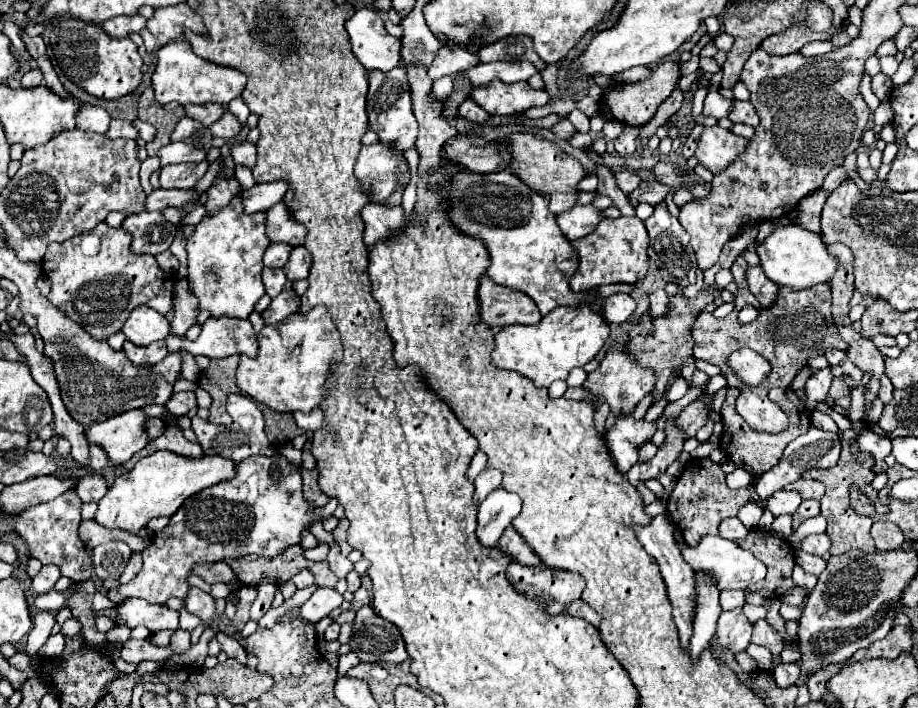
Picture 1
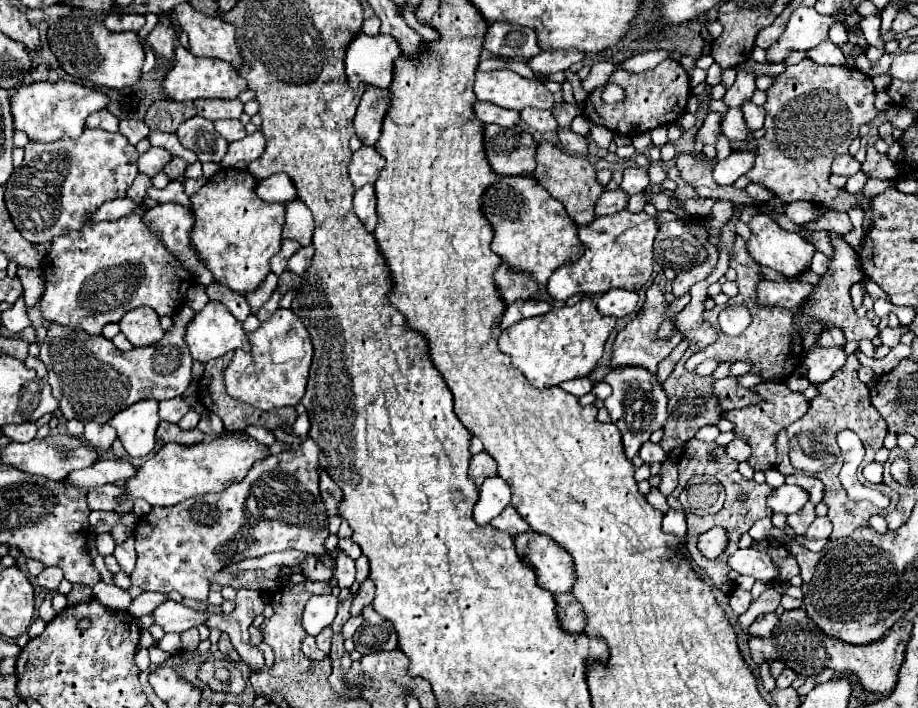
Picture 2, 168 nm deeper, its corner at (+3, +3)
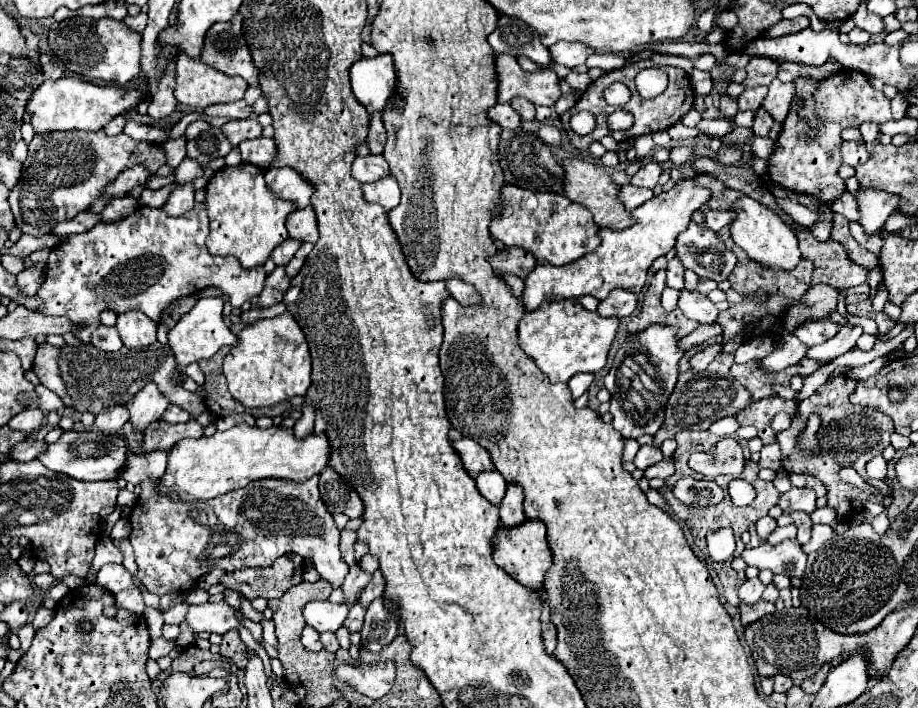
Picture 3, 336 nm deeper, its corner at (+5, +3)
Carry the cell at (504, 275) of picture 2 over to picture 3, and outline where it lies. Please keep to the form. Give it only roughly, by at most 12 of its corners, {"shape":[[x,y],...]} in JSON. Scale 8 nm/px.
{"shape":[[522,248],[490,256],[498,274],[526,276],[536,258]]}

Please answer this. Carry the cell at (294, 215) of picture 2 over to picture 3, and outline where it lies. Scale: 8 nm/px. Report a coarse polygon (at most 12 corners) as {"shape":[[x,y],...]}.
{"shape":[[312,206],[294,210],[288,234],[300,242],[316,242],[318,226]]}

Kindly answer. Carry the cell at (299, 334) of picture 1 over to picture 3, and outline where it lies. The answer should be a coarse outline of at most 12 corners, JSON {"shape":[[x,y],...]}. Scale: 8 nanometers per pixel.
{"shape":[[284,312],[238,332],[224,358],[246,408],[306,396],[312,360]]}

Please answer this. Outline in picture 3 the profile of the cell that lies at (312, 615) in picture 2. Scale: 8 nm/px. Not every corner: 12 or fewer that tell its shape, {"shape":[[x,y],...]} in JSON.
{"shape":[[310,602],[306,624],[336,632],[348,616],[346,604]]}

